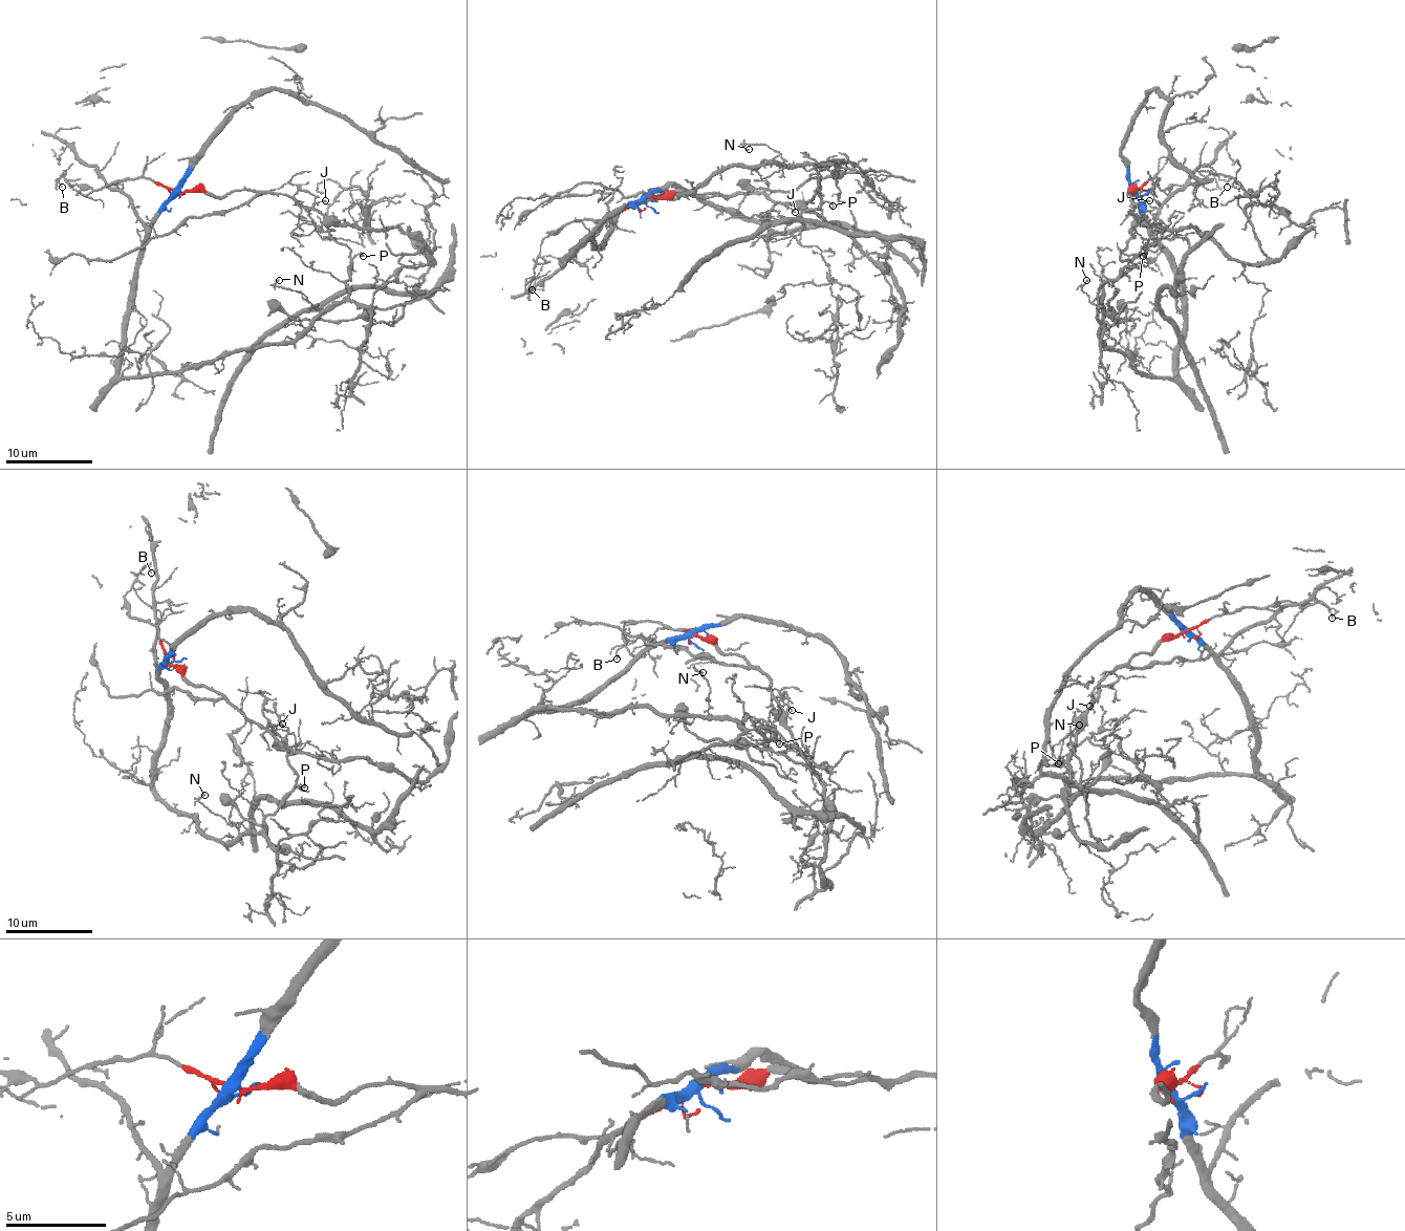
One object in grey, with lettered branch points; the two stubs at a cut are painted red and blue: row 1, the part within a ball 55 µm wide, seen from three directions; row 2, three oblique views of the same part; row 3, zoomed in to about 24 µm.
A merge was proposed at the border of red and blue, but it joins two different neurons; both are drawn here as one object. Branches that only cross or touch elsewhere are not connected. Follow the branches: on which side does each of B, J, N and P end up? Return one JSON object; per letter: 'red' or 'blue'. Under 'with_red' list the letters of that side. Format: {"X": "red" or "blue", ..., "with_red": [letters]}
{"B": "red", "J": "red", "N": "blue", "P": "blue", "with_red": ["B", "J"]}

